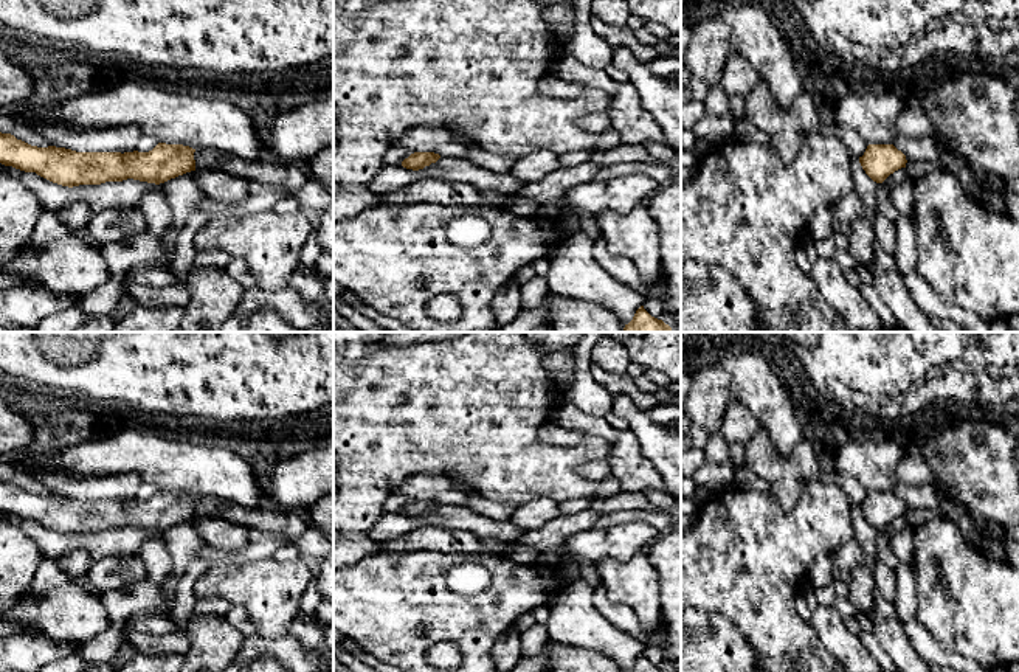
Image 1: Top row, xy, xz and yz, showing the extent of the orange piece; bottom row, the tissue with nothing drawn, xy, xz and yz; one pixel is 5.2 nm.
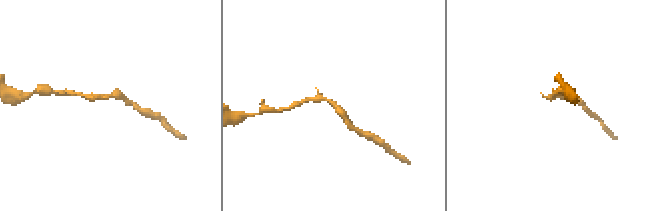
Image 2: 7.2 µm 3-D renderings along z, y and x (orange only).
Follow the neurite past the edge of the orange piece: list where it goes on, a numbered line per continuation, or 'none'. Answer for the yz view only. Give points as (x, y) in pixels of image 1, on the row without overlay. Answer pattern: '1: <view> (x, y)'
none

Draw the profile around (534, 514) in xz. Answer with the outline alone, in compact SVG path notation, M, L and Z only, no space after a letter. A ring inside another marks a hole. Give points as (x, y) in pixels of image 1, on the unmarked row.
M538 497L524 504L520 504L513 512L510 521L524 531L529 531L541 528L558 514L560 509L555 500L547 497Z

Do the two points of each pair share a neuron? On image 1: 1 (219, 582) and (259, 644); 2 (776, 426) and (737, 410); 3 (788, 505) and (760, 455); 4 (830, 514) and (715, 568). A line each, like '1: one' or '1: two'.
1: two
2: two
3: one
4: one

